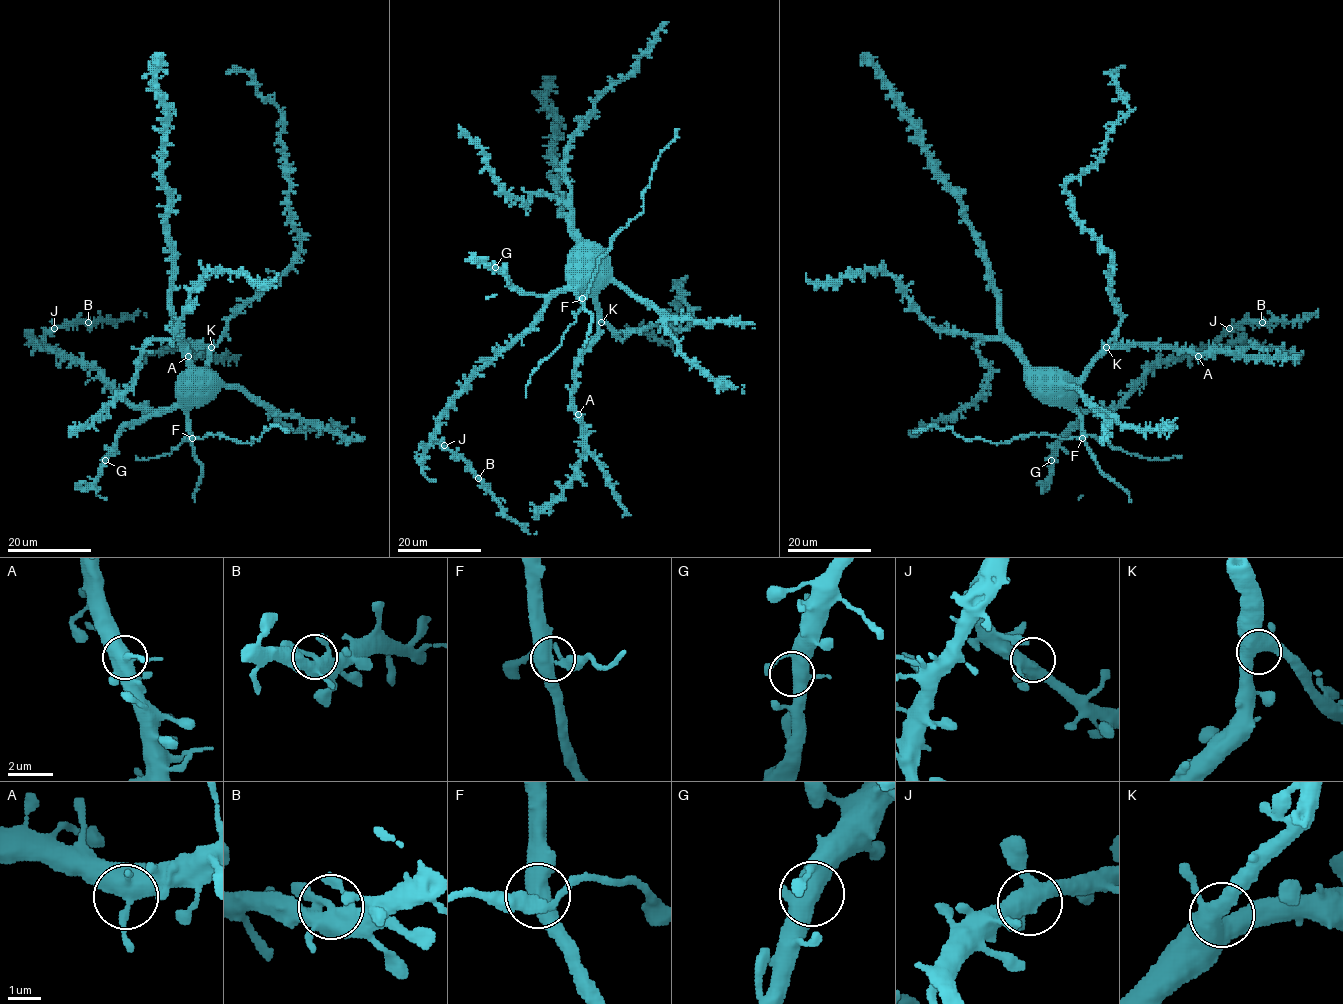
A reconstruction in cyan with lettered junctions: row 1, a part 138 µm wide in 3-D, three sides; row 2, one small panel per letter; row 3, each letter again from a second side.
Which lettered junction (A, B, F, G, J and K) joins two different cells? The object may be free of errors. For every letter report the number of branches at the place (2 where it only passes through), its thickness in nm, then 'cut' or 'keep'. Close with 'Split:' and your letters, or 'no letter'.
A: branches 4; calibre 440 nm; keep
B: branches 4; calibre 420 nm; keep
F: branches 4; calibre 460 nm; cut
G: branches 4; calibre 480 nm; keep
J: branches 4; calibre 440 nm; keep
K: branches 4; calibre 500 nm; keep
Split: F

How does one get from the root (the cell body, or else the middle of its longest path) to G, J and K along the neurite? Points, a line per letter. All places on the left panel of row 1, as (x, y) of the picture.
G: (202, 373), (196, 371), (186, 380), (175, 404), (129, 422), (105, 460)
J: (202, 373), (186, 380), (175, 404), (160, 411), (142, 410), (96, 370), (57, 354), (45, 340), (54, 328)
K: (202, 373), (202, 380), (211, 347)

